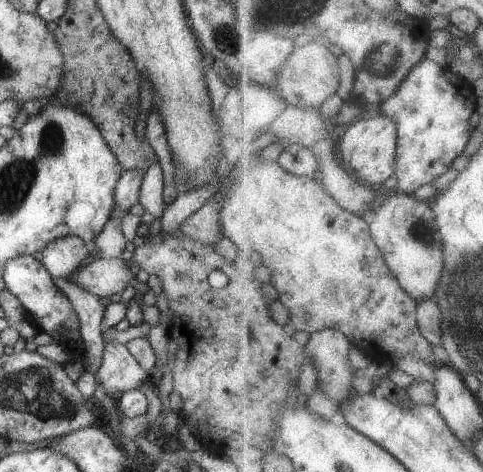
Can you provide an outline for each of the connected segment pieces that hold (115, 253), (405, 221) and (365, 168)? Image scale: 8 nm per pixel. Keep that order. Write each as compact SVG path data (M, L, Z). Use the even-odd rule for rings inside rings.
M126 209L110 217L100 234L91 242L90 246L98 253L98 258L111 259L120 257L121 252L125 250L127 239L122 233L120 223L128 212L129 210Z
M398 192L382 193L388 197L383 206L376 210L375 219L371 222L371 229L376 242L383 250L391 269L398 275L405 289L418 301L436 298L440 283L443 281L445 269L447 268L447 248L443 230L440 230L439 218L437 217L432 200L417 197L415 194Z
M380 114L354 123L340 140L343 159L366 183L381 187L397 174L399 168L399 126L388 115Z

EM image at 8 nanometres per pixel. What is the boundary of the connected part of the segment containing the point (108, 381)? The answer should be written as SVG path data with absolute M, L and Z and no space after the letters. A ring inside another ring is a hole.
M104 344L103 361L93 377L106 396L116 400L122 393L151 382L151 374L136 362L126 345Z

